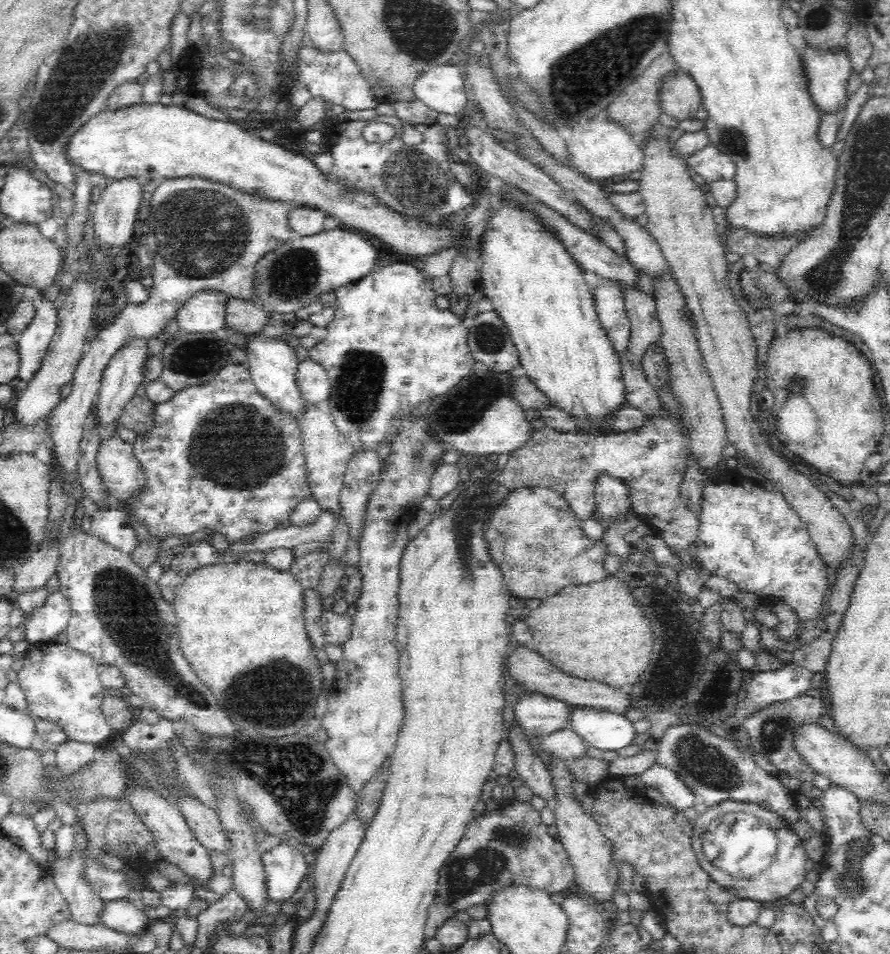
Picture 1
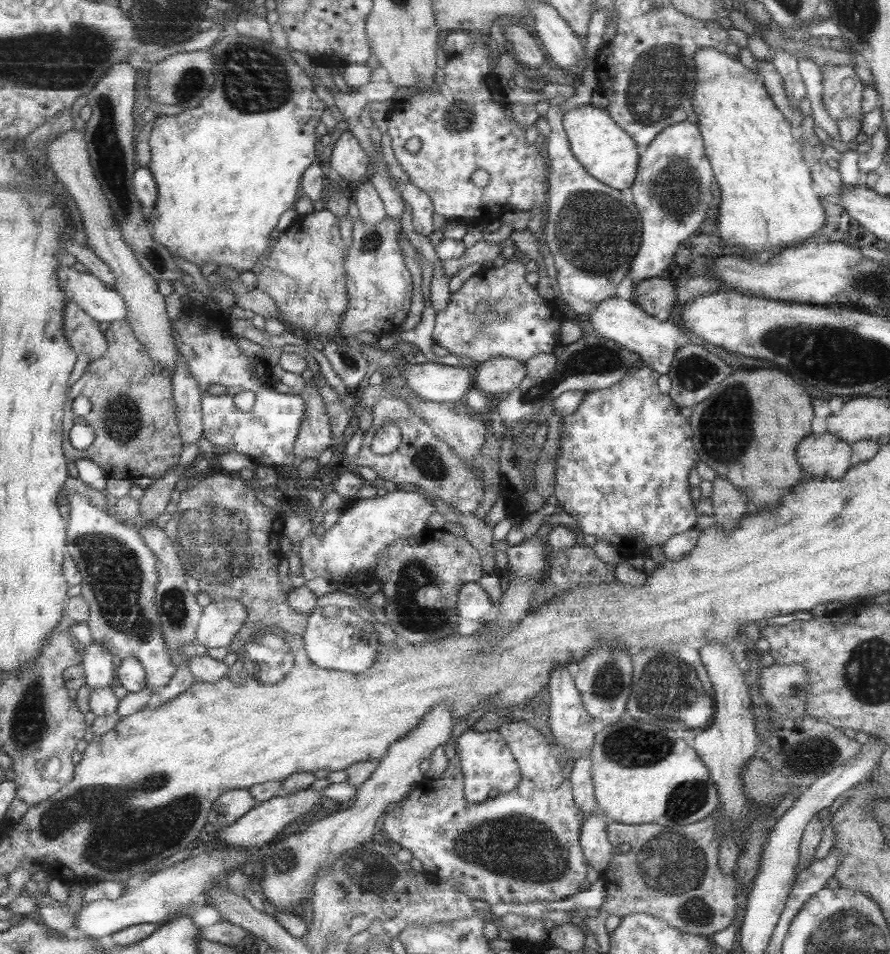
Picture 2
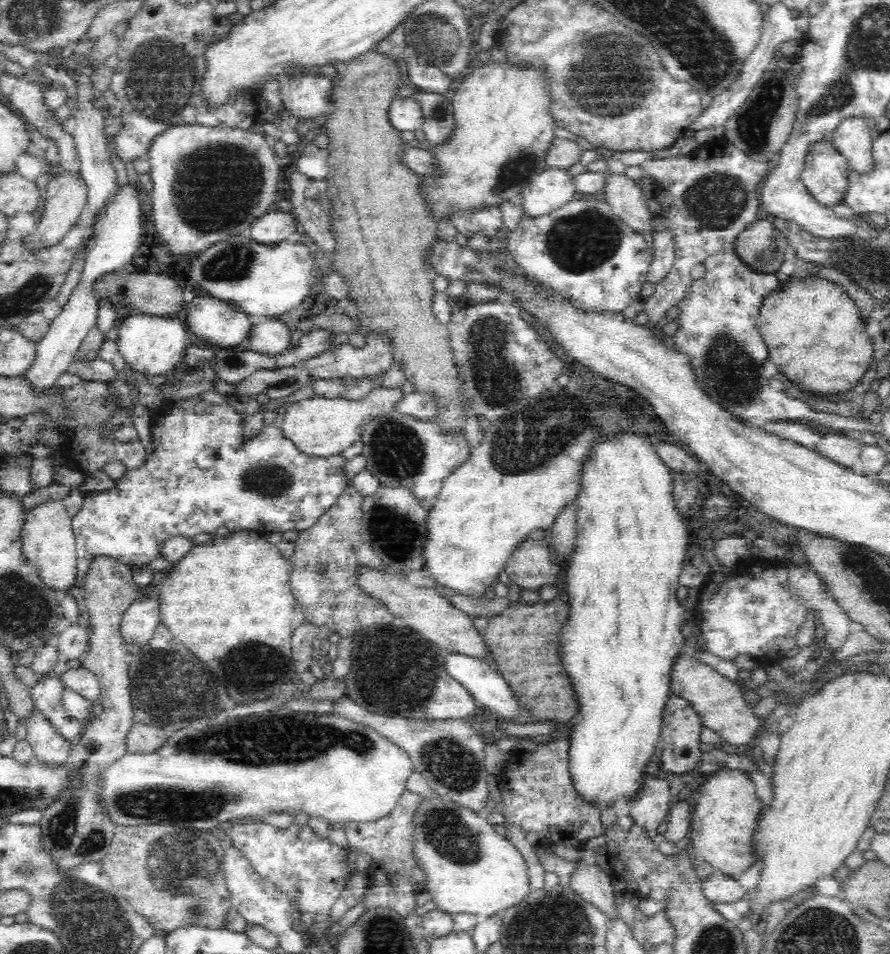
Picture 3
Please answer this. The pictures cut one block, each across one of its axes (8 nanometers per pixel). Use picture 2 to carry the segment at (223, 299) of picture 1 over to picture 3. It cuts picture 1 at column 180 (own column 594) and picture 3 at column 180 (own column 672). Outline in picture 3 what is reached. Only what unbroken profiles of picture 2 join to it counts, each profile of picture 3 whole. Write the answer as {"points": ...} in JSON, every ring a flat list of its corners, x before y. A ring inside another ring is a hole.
{"points":[[136,313,127,317,117,327,119,334,115,342,133,375,138,373,152,378,166,374,180,362,180,358,187,350,187,344,184,343,187,329,184,322,178,319]]}

